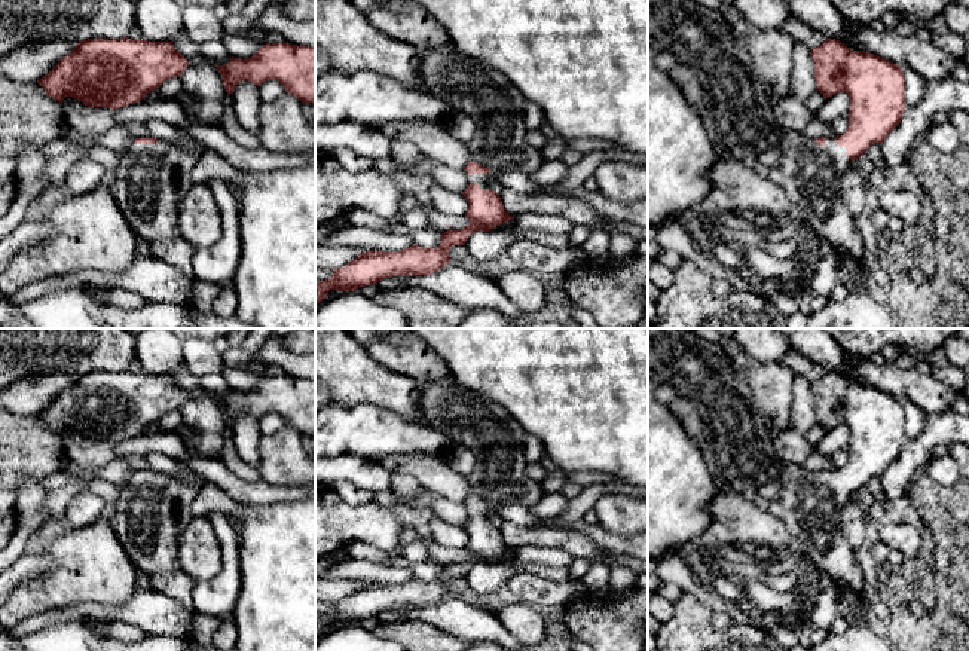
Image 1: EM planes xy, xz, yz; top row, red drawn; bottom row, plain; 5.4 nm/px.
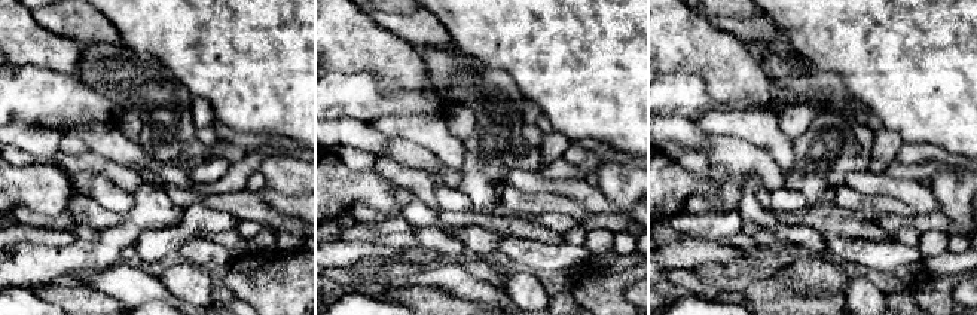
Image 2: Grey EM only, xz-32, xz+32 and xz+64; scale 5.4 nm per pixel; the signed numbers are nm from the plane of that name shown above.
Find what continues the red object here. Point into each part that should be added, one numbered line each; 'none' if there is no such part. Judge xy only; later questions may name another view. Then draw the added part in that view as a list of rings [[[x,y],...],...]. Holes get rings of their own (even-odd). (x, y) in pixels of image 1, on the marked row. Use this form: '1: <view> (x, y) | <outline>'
1: xy (150, 180) | [[[159,140],[155,144],[132,143],[122,155],[111,189],[128,224],[138,236],[143,251],[175,266],[186,278],[195,279],[196,248],[178,230],[178,205],[192,187],[190,171],[201,156],[199,149],[183,149]]]

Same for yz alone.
1: yz (812, 174) | [[[803,132],[789,134],[789,147],[785,150],[780,169],[783,187],[788,196],[801,207],[816,233],[825,244],[825,251],[847,256],[865,263],[865,245],[855,217],[847,211],[841,199],[841,181],[850,171],[850,158],[844,146],[835,143],[835,137],[826,137],[826,144],[819,146]]]

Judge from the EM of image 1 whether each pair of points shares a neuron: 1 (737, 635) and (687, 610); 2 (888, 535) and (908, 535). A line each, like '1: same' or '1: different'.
1: same
2: same

